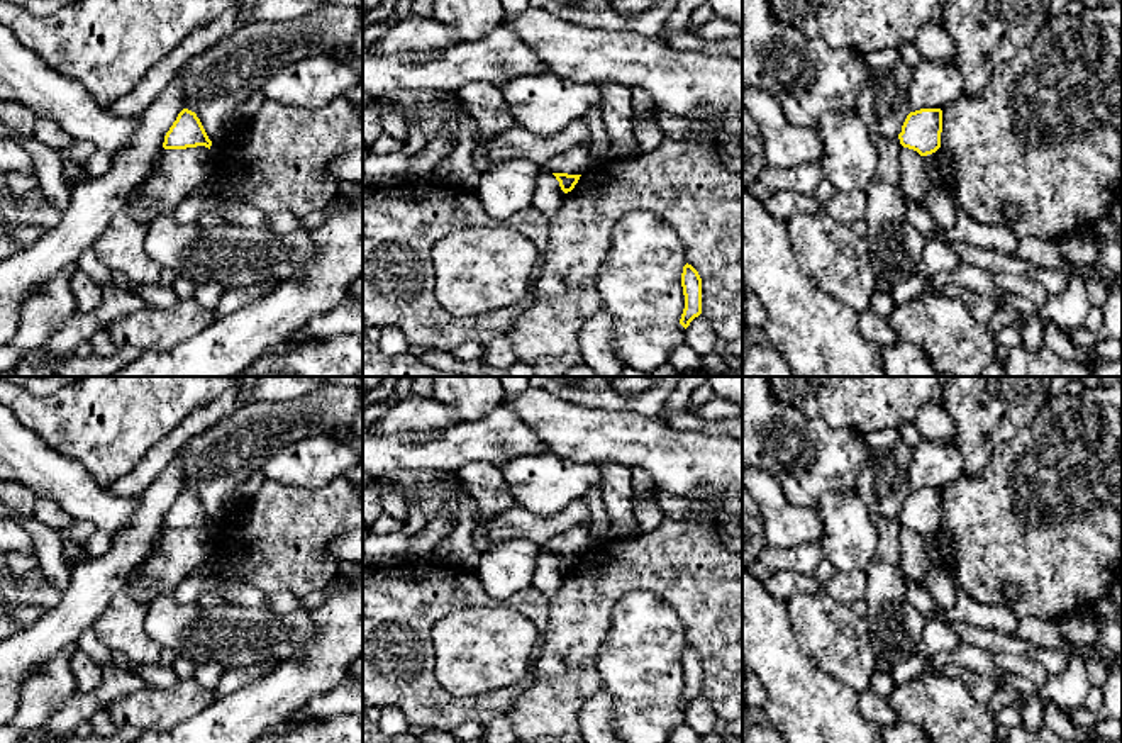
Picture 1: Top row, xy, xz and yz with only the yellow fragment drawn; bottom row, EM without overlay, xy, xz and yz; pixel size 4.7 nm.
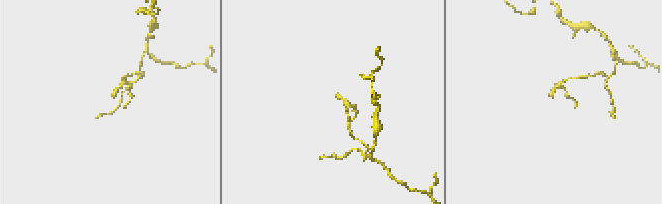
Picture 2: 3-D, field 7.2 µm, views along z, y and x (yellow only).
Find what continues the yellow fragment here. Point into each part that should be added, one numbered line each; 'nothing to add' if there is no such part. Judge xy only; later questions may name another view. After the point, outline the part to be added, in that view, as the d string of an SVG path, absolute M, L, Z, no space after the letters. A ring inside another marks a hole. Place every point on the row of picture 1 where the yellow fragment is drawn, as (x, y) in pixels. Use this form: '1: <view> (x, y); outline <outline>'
nothing to add

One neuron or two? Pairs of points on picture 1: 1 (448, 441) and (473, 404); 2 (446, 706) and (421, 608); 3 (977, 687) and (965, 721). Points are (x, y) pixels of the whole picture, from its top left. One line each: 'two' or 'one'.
1: two
2: one
3: two

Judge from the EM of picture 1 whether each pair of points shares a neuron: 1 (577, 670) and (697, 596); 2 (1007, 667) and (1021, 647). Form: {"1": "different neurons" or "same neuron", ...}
{"1": "same neuron", "2": "different neurons"}

